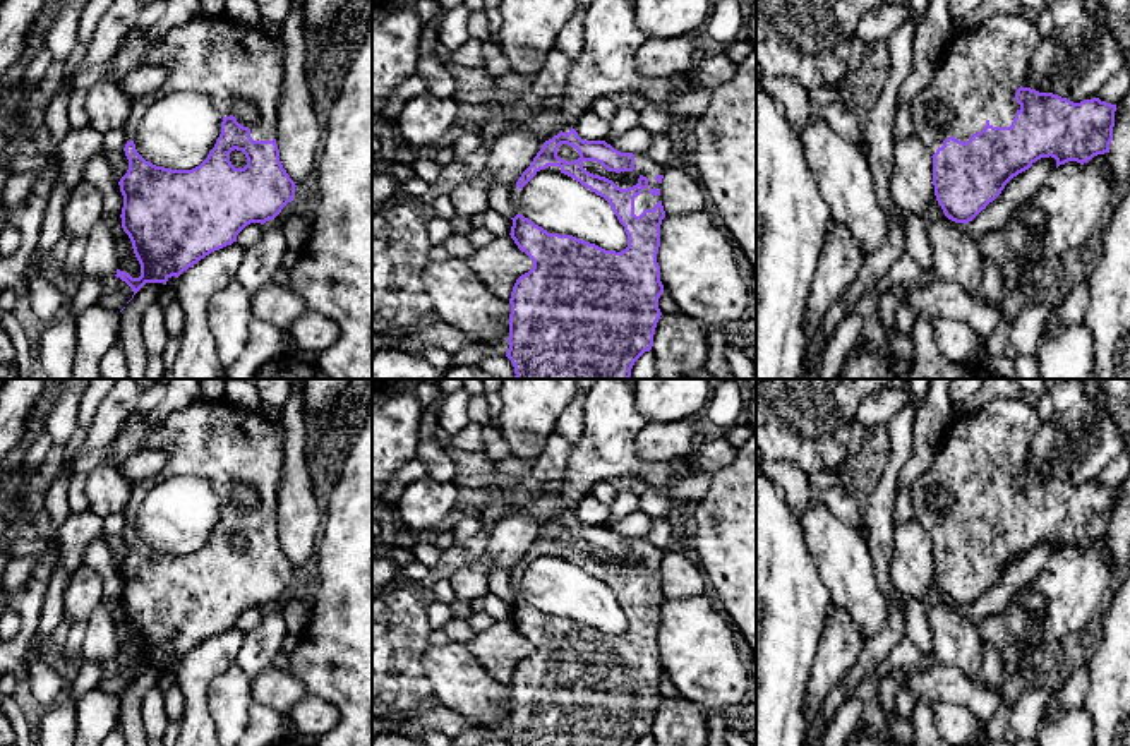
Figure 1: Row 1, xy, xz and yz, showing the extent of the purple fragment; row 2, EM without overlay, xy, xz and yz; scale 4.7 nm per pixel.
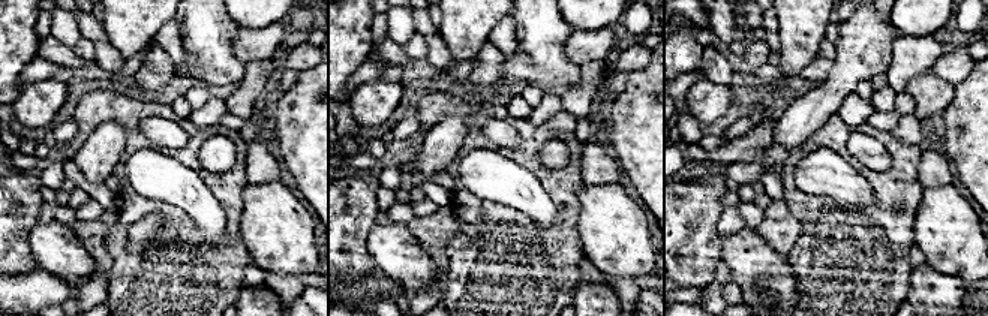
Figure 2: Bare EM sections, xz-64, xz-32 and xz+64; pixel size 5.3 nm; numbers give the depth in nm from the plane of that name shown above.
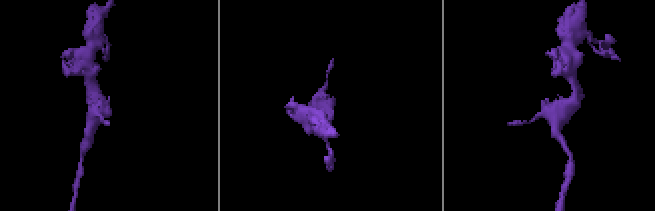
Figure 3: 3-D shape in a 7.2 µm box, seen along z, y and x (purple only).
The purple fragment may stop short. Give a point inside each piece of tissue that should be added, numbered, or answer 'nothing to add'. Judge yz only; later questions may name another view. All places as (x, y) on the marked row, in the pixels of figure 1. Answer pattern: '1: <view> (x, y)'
1: yz (978, 72)

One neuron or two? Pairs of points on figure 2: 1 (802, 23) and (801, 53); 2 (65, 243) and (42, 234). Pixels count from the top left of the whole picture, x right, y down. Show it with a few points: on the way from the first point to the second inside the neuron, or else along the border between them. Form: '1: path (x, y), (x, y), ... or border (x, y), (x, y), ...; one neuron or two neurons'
1: path (801, 30), (795, 45); one neuron
2: path (59, 243), (48, 240); one neuron

